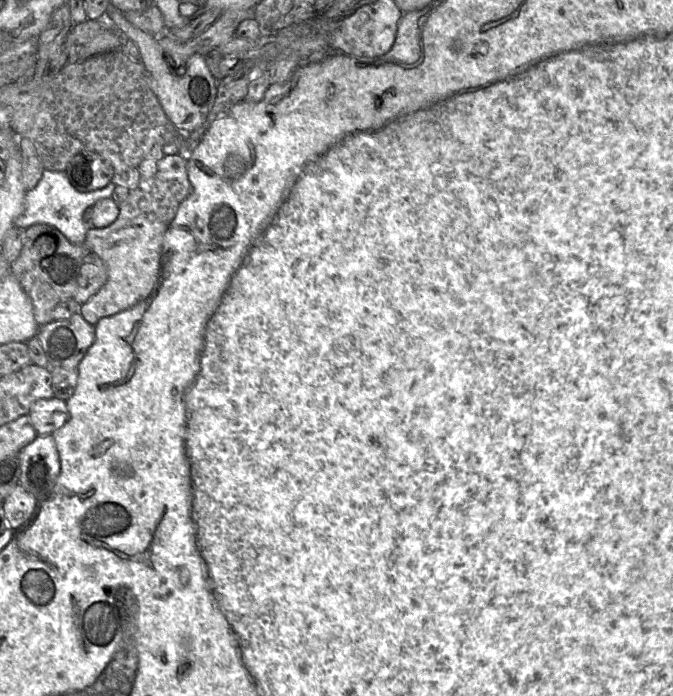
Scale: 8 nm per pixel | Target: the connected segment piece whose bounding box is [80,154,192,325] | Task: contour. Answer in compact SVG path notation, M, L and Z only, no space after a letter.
M165 155L158 161L156 174L150 178L141 177L139 185L119 204L119 215L112 224L86 232L84 244L105 262L108 271L106 283L81 305L80 314L90 324L95 325L104 317L134 306L152 291L159 276L165 233L180 204L192 192L187 161L187 155Z

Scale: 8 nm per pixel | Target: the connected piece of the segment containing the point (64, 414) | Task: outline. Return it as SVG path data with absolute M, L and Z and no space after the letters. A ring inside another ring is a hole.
M57 398L37 400L28 416L38 435L52 434L69 420L66 401Z

